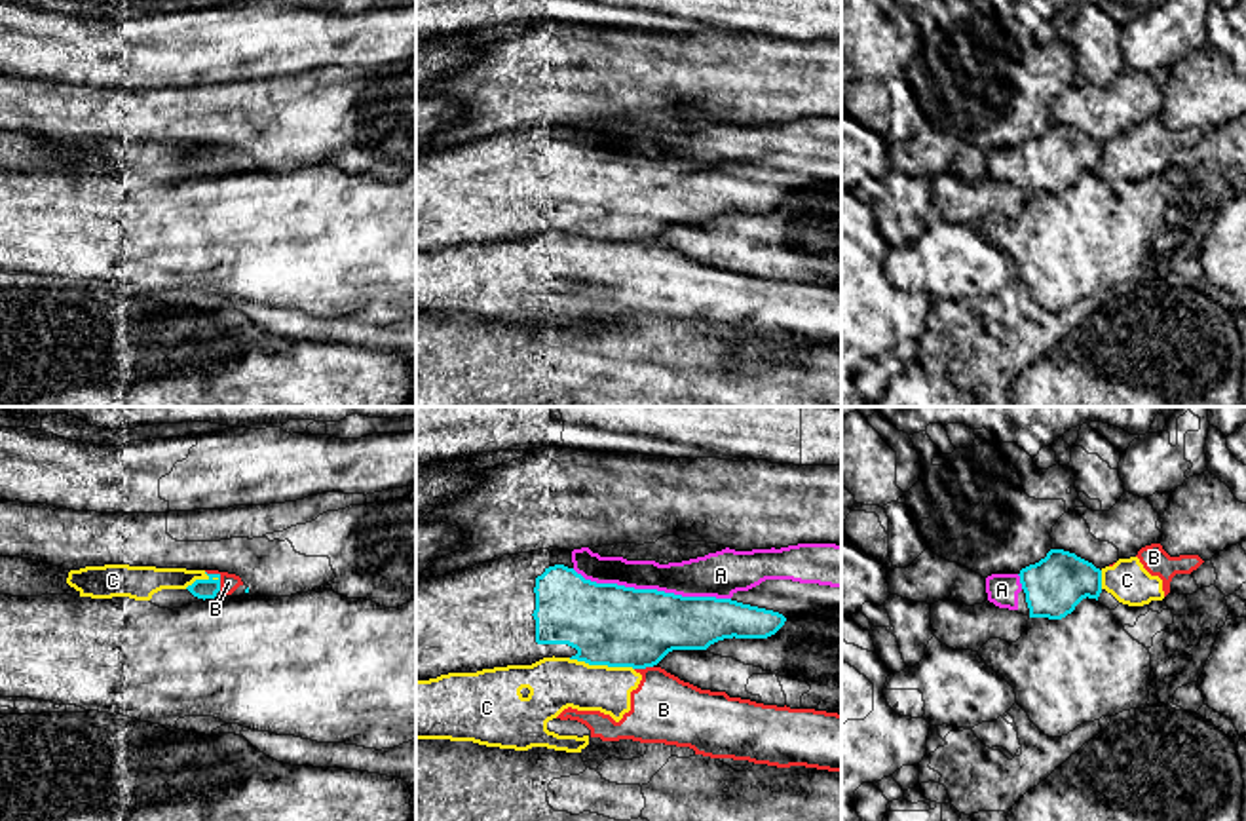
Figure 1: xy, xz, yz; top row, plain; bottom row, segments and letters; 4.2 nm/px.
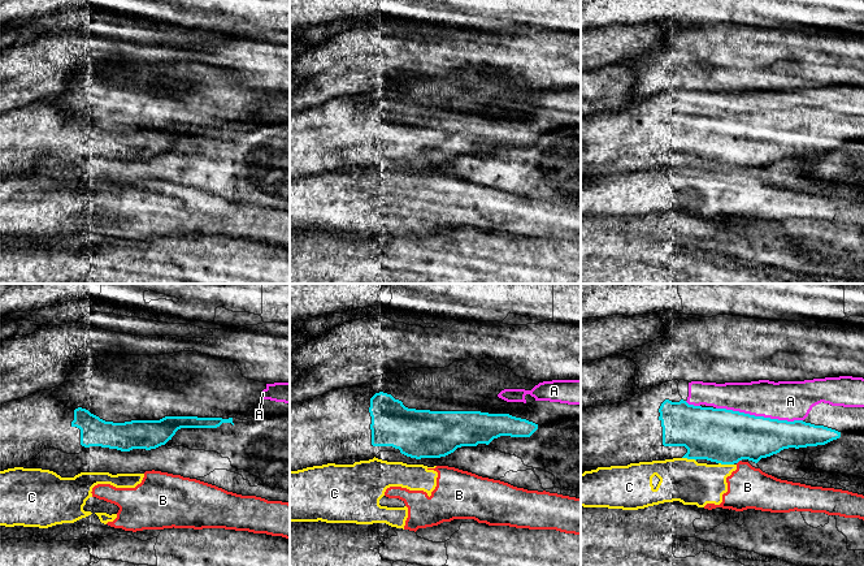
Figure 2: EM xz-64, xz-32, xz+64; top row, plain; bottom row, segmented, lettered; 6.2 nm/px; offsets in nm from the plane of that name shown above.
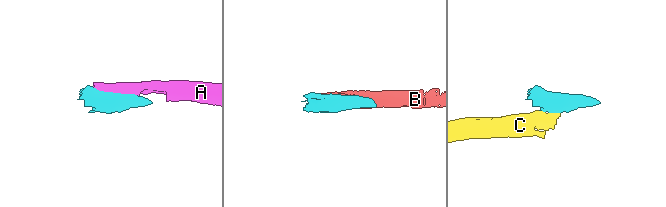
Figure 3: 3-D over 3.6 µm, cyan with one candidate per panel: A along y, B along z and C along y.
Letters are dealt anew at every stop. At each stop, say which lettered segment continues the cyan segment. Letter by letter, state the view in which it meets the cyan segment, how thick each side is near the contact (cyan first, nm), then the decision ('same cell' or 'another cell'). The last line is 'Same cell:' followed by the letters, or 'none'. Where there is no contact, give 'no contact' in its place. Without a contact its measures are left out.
A: xz | 340/180 nm | same cell
B: xy | 80/80 nm | another cell
C: xz | 340/220 nm | another cell
Same cell: A

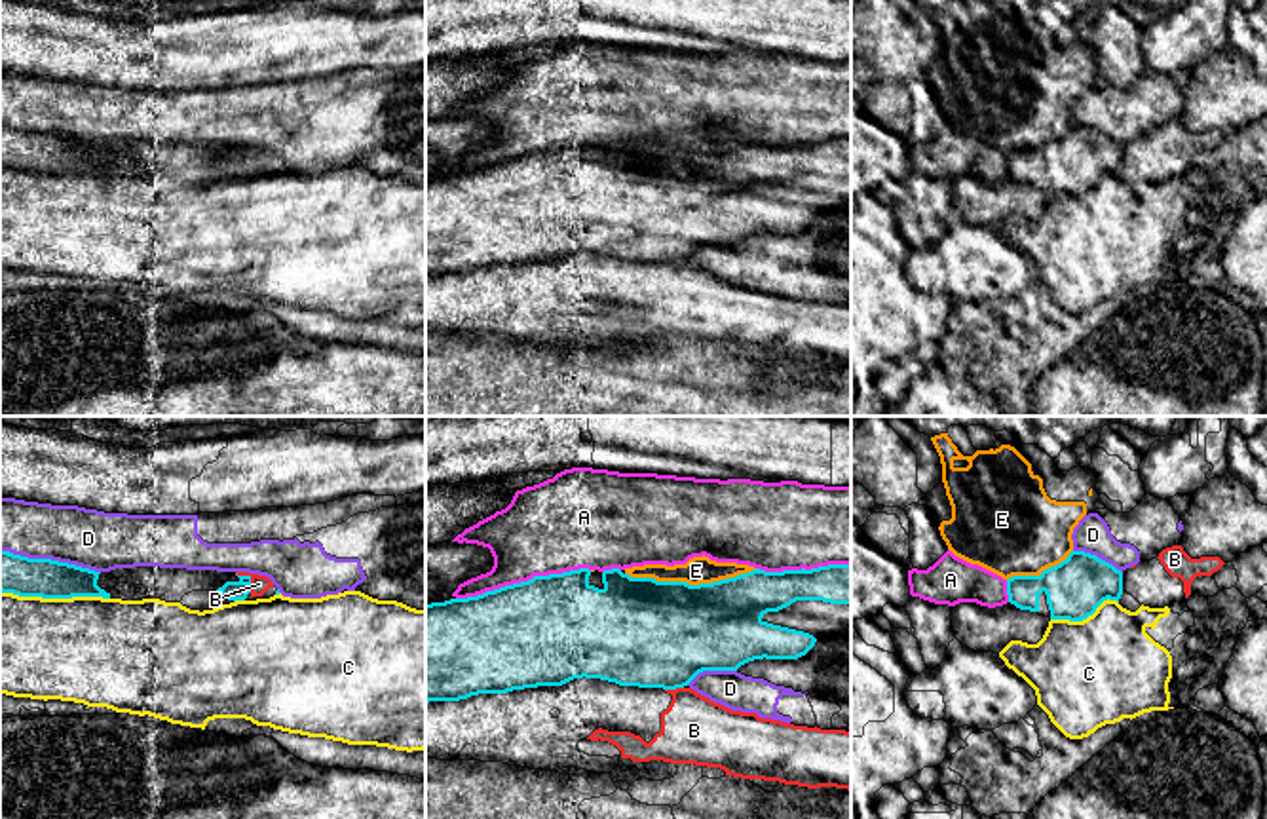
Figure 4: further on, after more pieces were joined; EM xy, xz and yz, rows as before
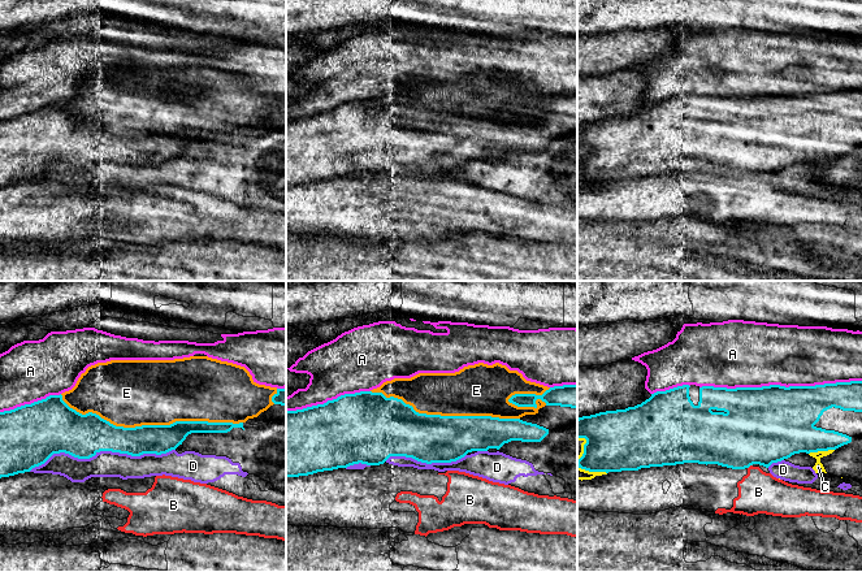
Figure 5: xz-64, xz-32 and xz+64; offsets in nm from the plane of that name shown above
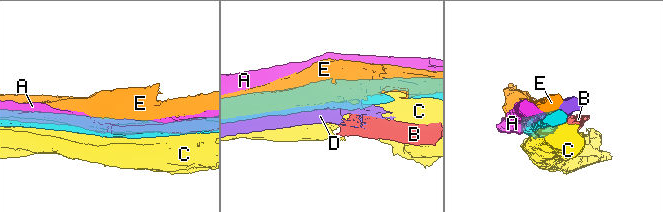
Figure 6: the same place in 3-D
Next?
A: xz | 460/380 nm | another cell
B: xy | 80/80 nm | another cell
C: xy | 170/440 nm | another cell
D: xy | 180/240 nm | another cell
E: xz | 440/110 nm | another cell
Same cell: none

